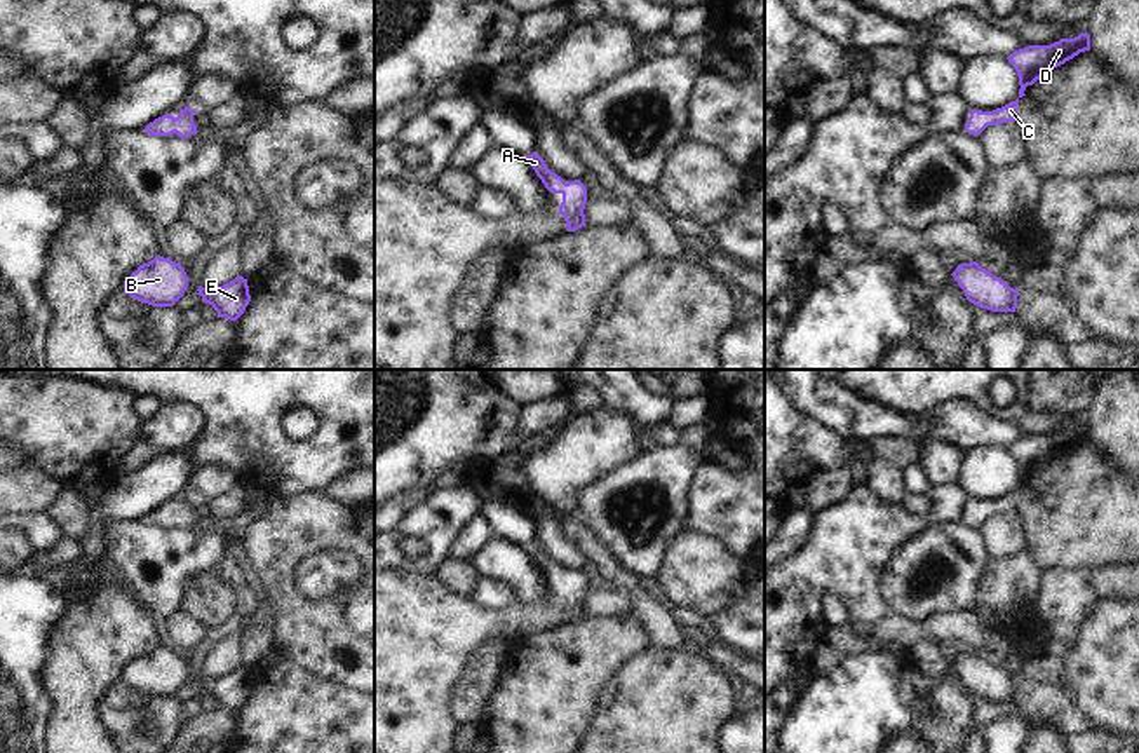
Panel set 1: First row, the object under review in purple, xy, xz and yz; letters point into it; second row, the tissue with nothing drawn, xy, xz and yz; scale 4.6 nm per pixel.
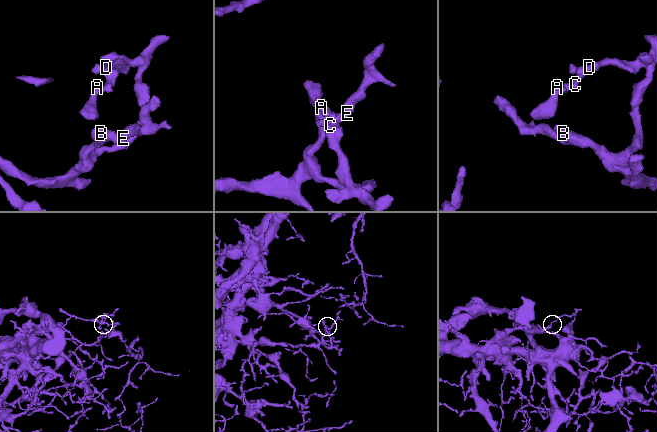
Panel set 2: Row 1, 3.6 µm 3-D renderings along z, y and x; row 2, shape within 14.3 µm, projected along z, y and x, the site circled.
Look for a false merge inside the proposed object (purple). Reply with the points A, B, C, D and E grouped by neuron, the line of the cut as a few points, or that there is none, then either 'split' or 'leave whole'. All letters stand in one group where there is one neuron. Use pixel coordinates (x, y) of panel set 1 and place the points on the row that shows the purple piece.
groups A B C D E; cut none; leave whole

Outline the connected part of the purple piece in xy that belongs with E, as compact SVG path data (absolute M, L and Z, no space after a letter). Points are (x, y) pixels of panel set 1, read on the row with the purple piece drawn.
M242 275L212 289L199 286L197 291L202 302L209 303L219 317L230 321L237 321L251 302L247 279Z

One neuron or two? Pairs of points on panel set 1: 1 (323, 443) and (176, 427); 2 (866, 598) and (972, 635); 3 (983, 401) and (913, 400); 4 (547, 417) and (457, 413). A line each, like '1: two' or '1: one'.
1: two
2: two
3: one
4: two

